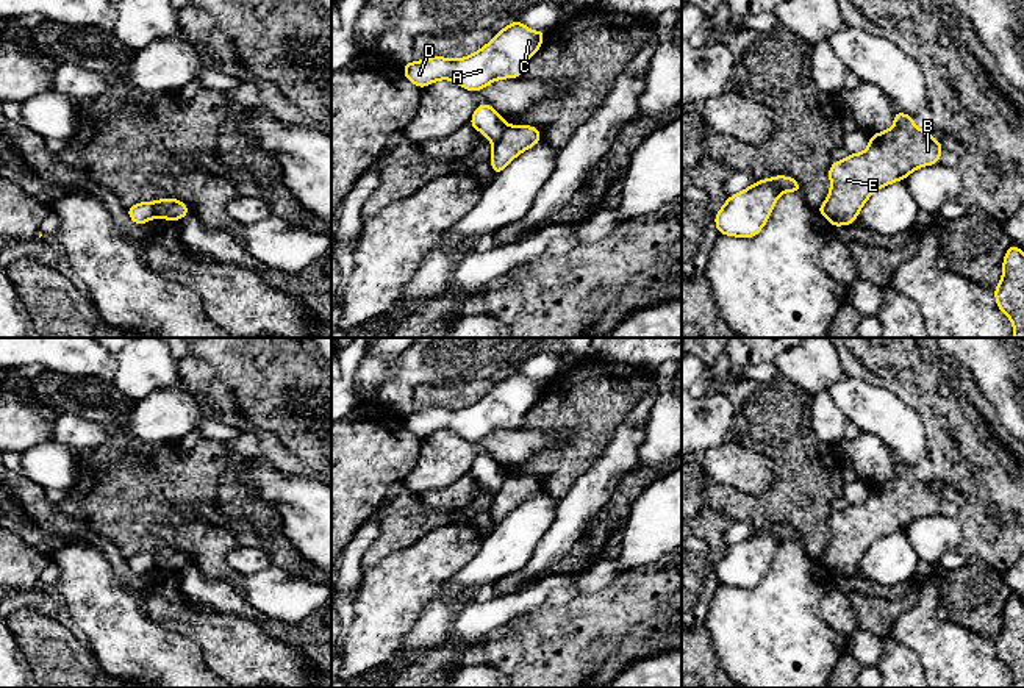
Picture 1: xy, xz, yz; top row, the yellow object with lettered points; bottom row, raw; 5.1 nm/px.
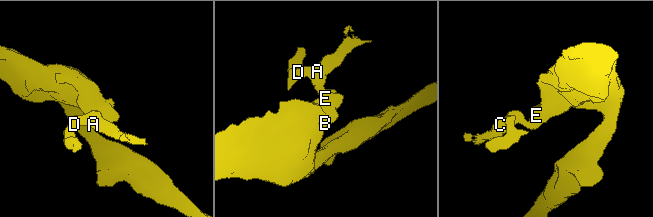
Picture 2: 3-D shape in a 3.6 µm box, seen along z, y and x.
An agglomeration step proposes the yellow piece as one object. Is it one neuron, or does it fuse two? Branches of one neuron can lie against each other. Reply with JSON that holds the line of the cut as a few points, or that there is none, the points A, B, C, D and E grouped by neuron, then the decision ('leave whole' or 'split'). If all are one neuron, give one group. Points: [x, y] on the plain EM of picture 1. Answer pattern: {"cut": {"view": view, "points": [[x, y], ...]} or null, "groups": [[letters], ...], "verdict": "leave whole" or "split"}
{"cut": {"view": "xz", "points": [[507, 476], [502, 487], [493, 496]]}, "groups": [["A", "C", "D"], ["B", "E"]], "verdict": "split"}

